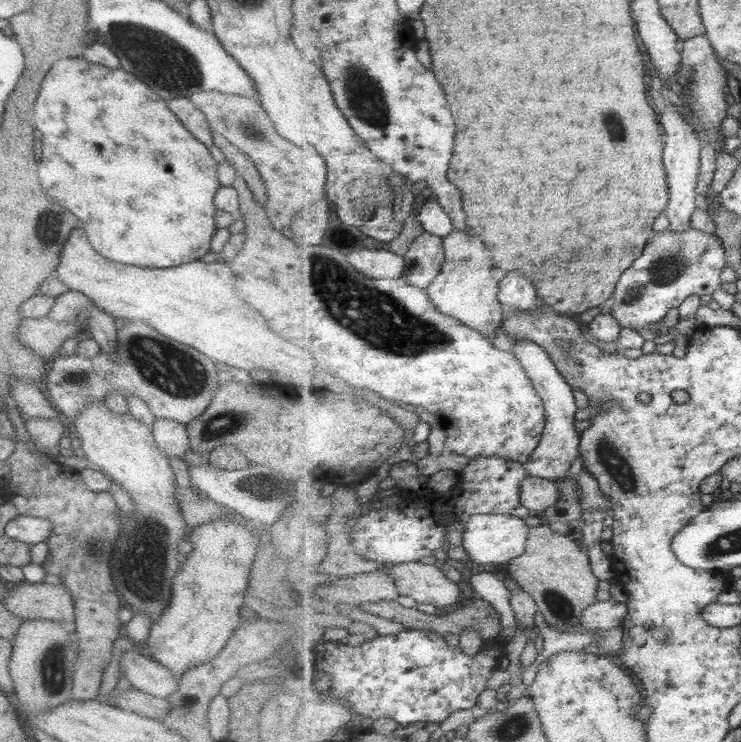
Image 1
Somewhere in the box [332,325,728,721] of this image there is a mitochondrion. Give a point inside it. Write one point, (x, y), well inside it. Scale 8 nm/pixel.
(611, 457)

